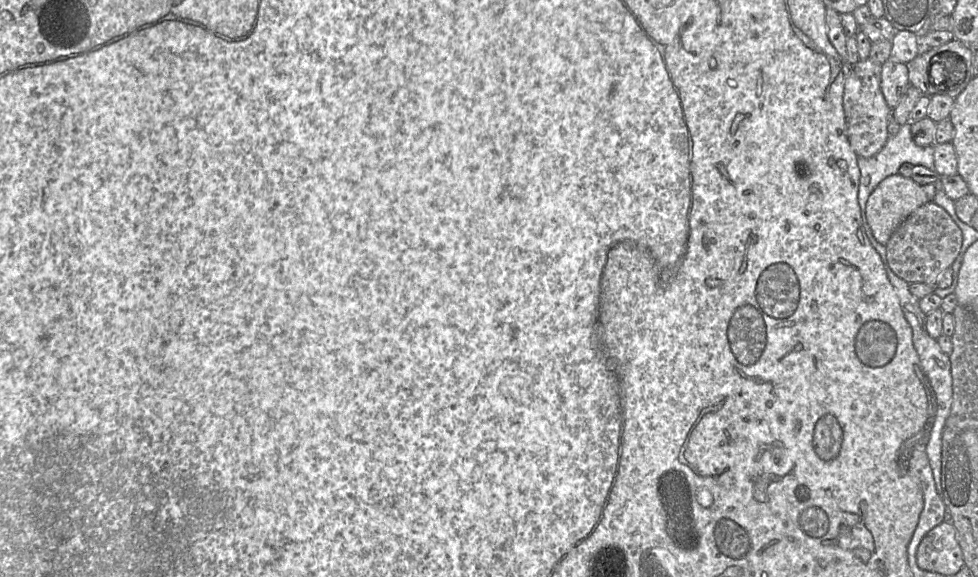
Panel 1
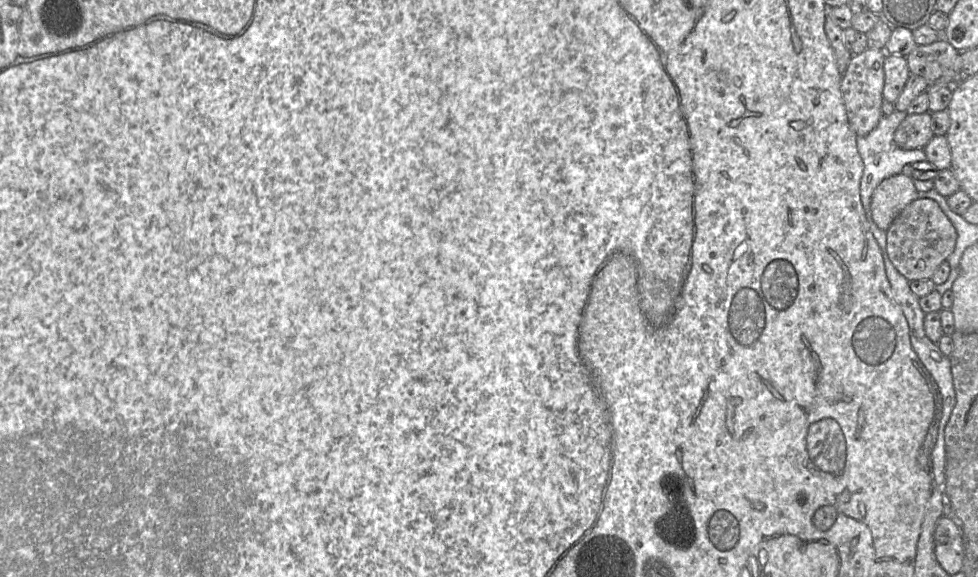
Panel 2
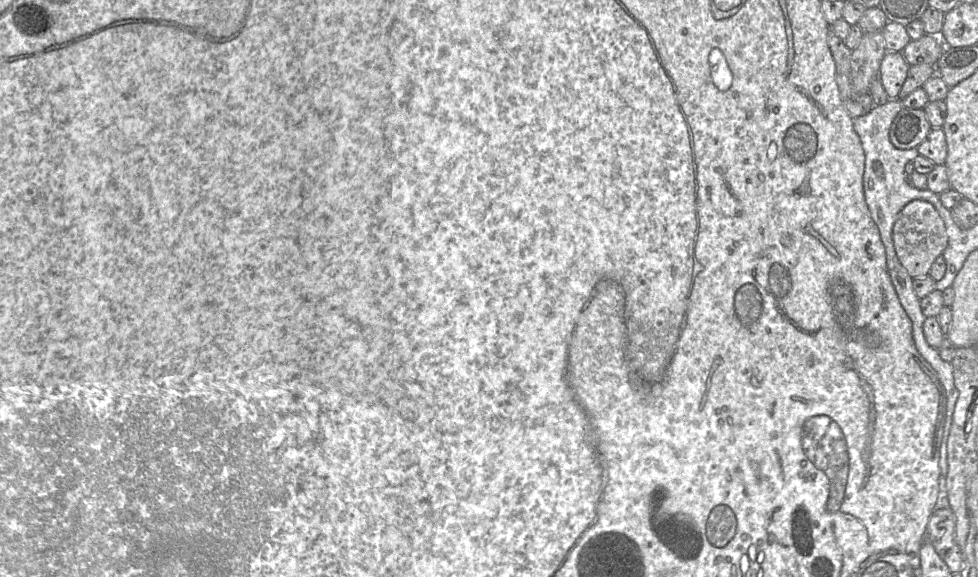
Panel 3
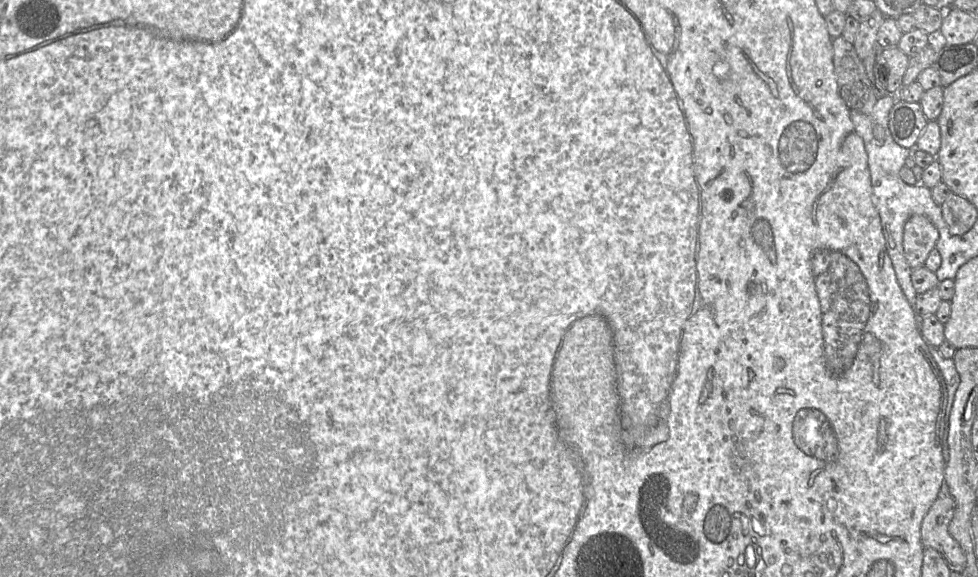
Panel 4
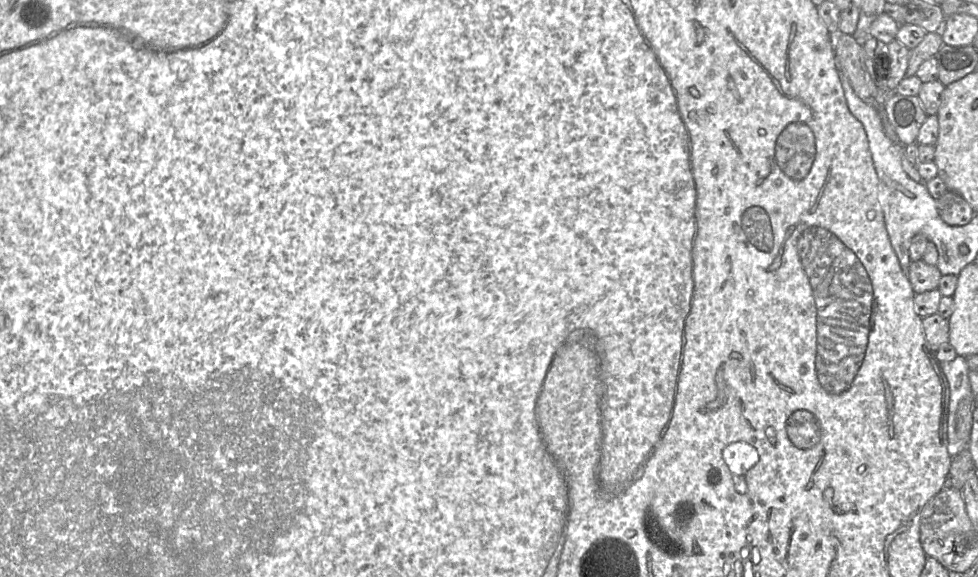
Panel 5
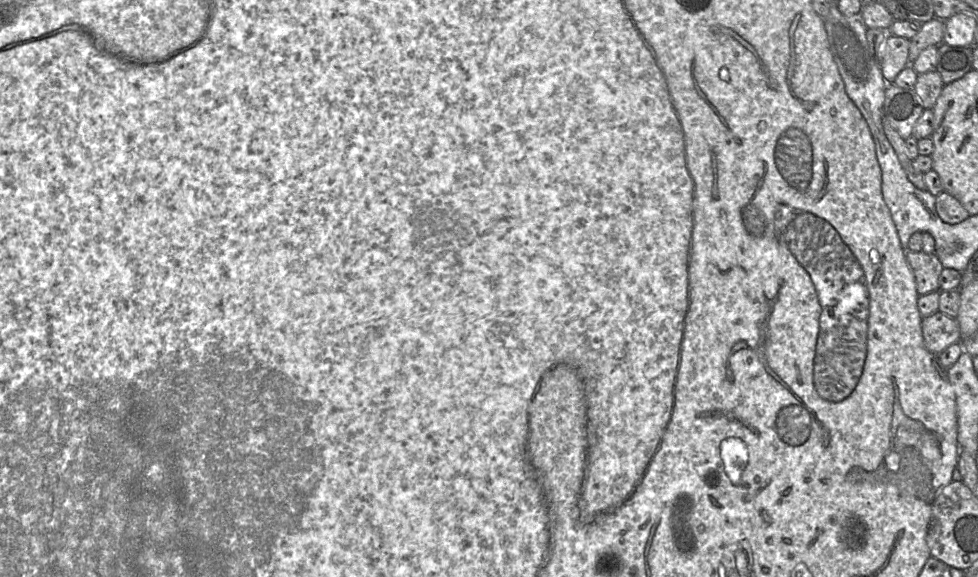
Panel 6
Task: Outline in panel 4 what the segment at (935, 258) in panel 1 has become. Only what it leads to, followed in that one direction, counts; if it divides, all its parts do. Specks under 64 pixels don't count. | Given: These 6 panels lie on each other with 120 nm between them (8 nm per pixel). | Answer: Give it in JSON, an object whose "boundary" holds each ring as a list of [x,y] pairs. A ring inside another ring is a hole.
{"boundary":[[[913,215],[907,220],[903,232],[903,250],[912,269],[924,266],[938,239],[938,230],[926,216]]]}

